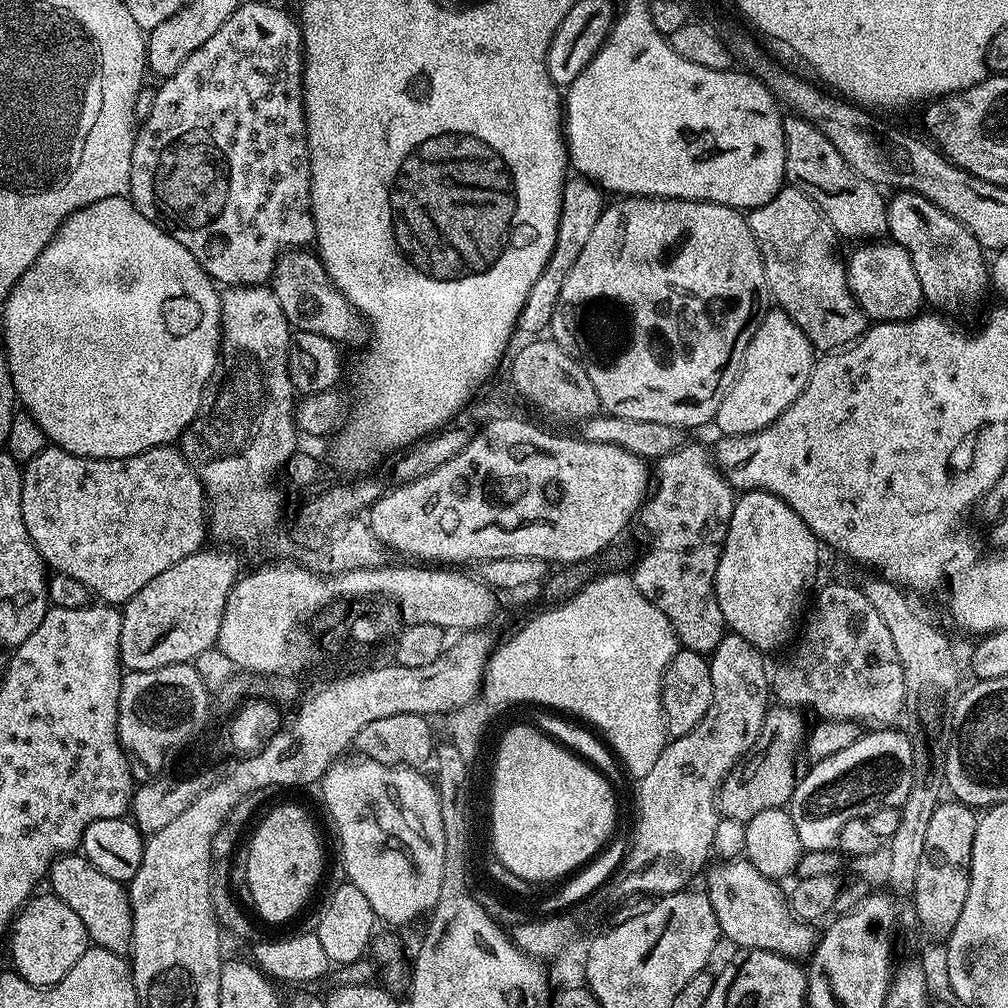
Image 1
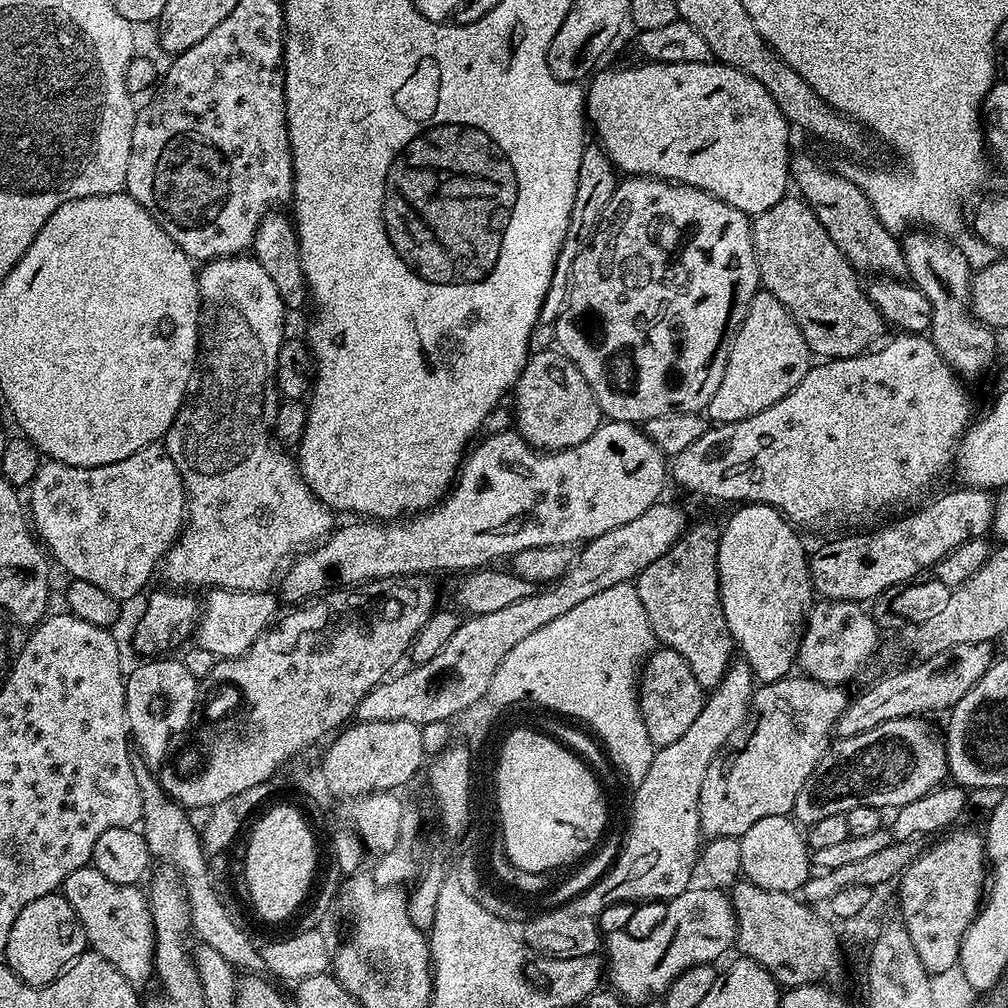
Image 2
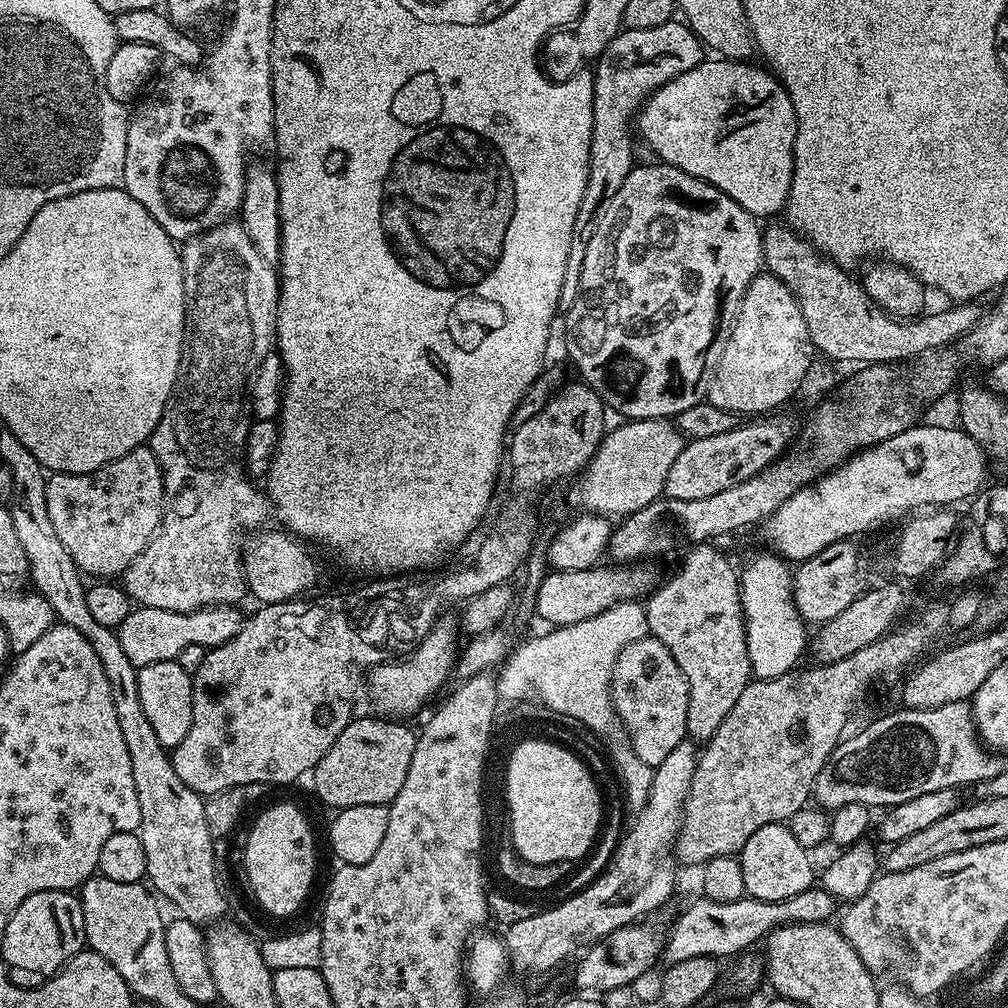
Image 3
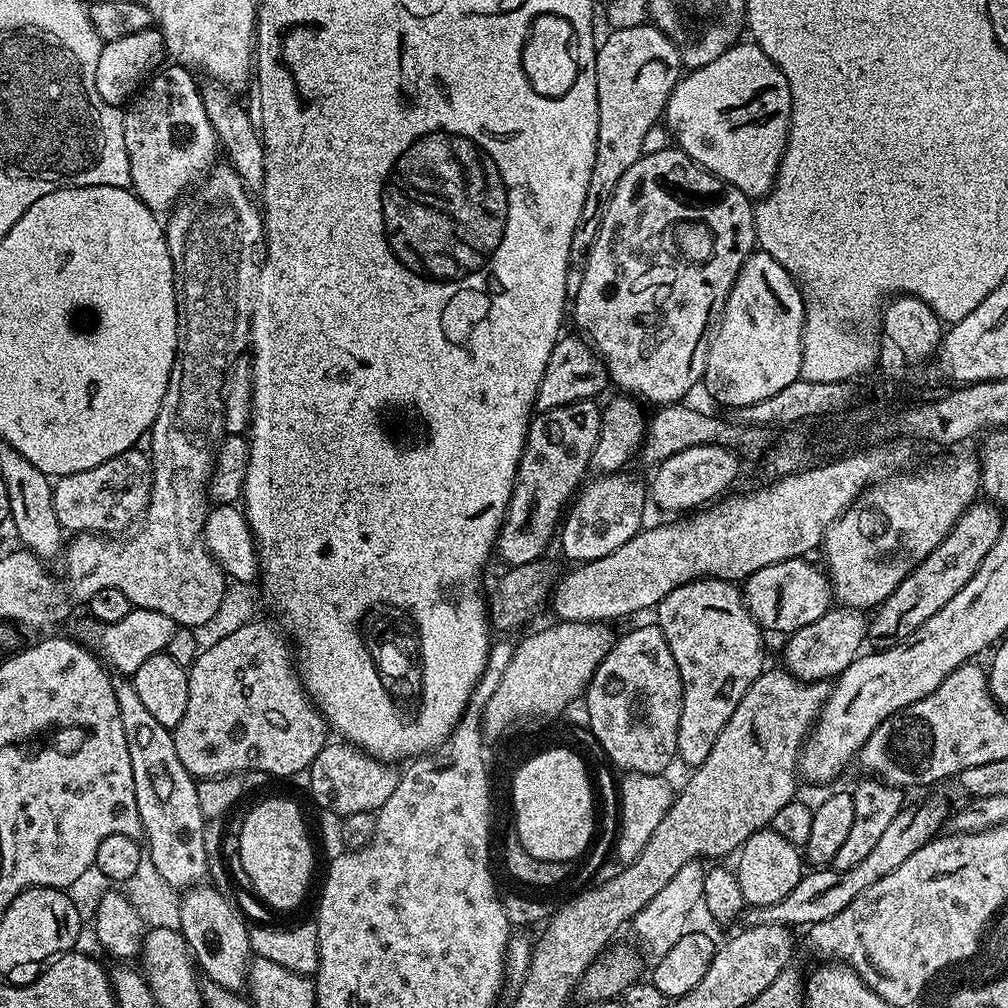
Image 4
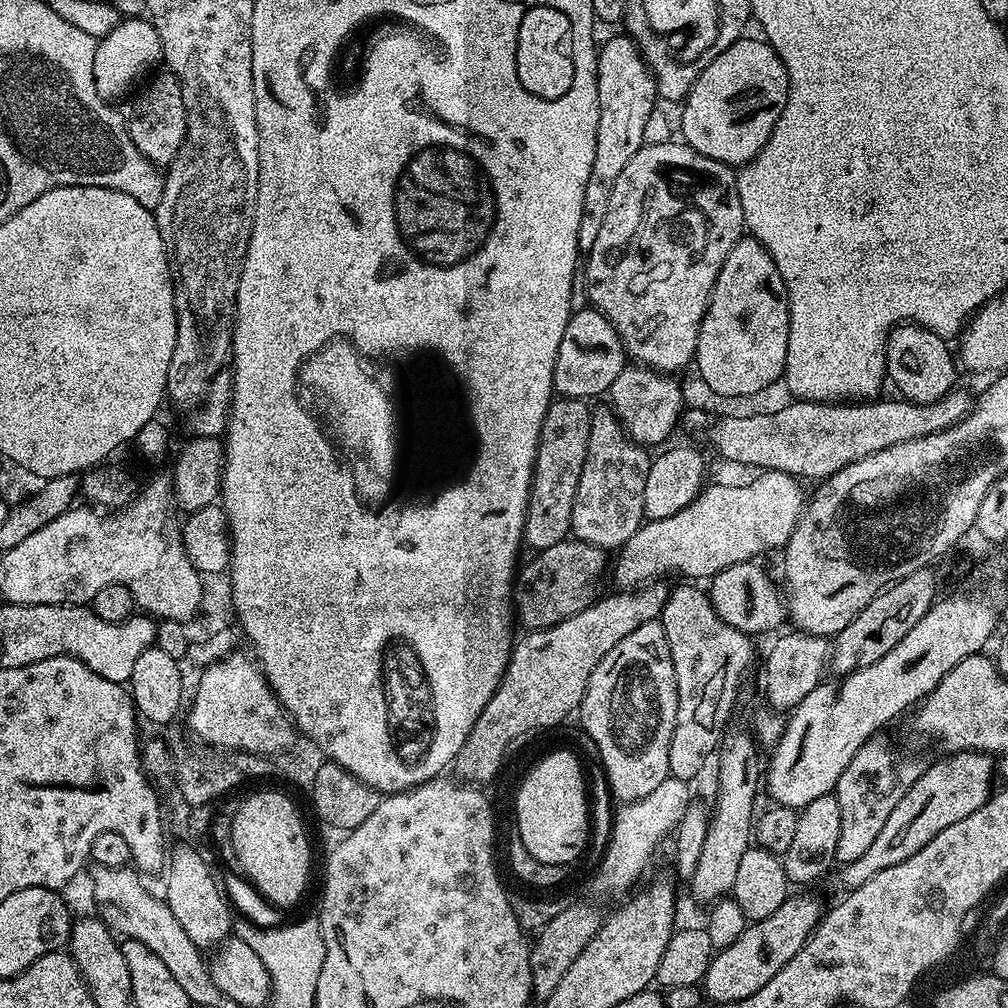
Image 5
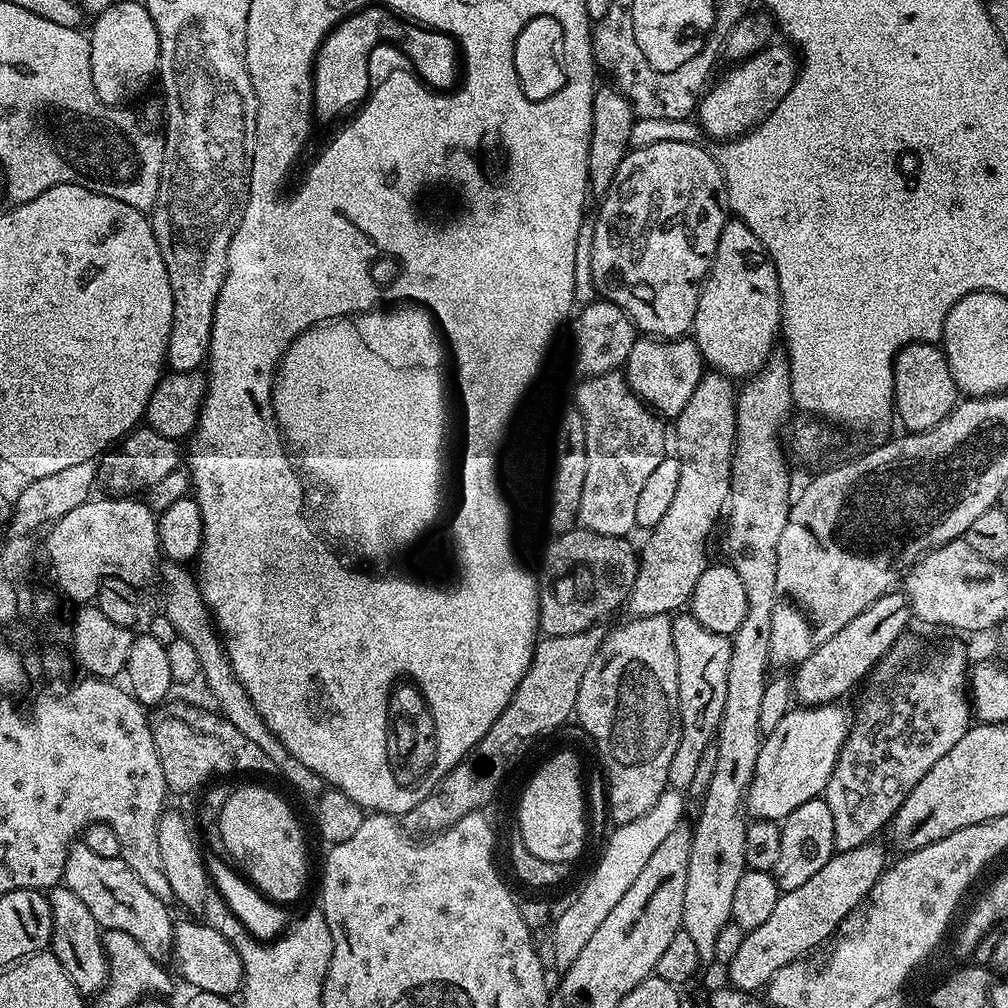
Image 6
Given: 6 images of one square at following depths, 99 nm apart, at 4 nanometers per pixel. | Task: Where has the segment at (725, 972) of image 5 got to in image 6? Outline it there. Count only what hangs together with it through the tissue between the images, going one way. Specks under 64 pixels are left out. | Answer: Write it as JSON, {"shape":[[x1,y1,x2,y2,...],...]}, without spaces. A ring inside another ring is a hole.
{"shape":[[869,842,854,850,836,852,802,886,781,892,774,911,766,917,766,922,754,930,744,933,744,941,738,947,733,960,726,965,727,983,751,994,759,993,771,981,782,966,803,960,820,943,831,941,840,923,856,908,865,903,878,878,884,872,884,848,880,842]]}

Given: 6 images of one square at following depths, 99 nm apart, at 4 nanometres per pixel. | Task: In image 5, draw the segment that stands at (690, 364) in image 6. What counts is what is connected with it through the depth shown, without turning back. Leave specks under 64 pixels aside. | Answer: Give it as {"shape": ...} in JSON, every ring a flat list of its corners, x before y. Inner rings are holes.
{"shape":[[632,362,624,367,622,374,618,374,618,378,614,378,614,382,609,386,606,396,607,399,612,399,610,407,620,419,624,431,636,444,660,444,663,440,670,439,672,431,678,428,686,403,684,404,684,392,676,379,675,375]]}

